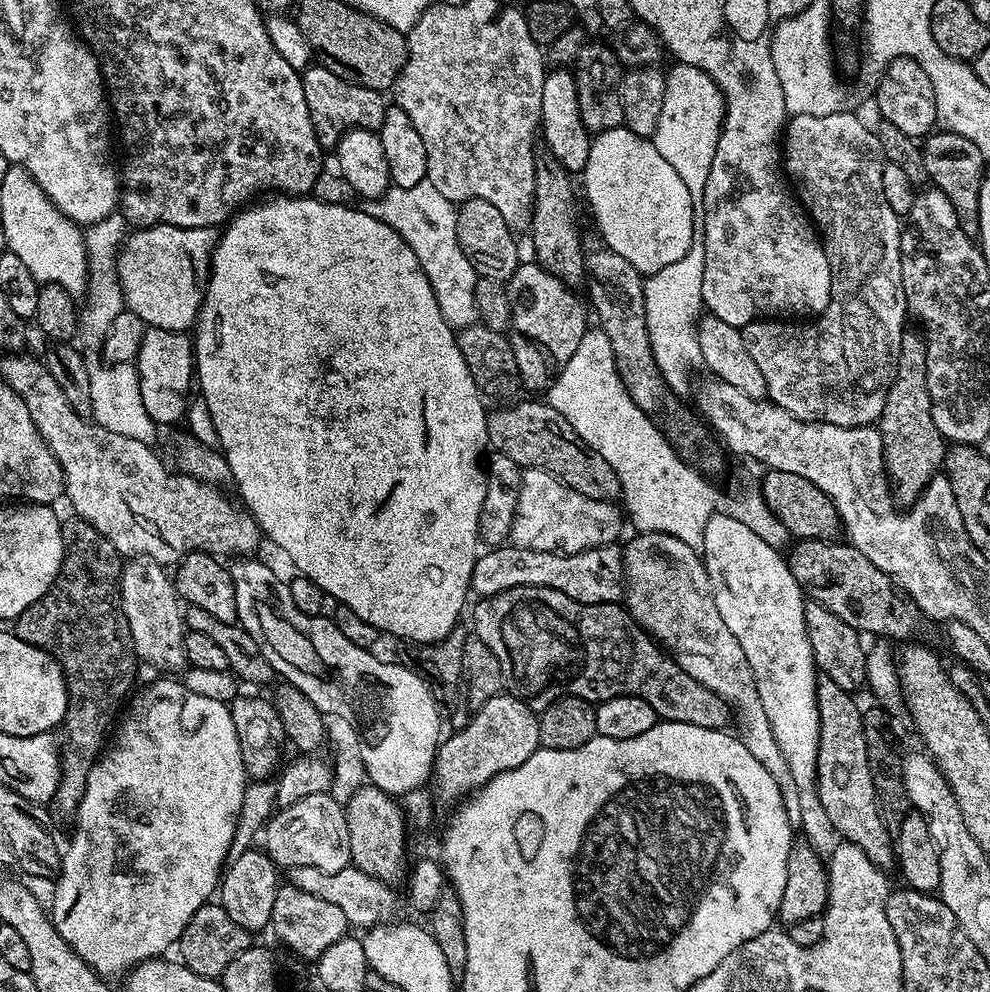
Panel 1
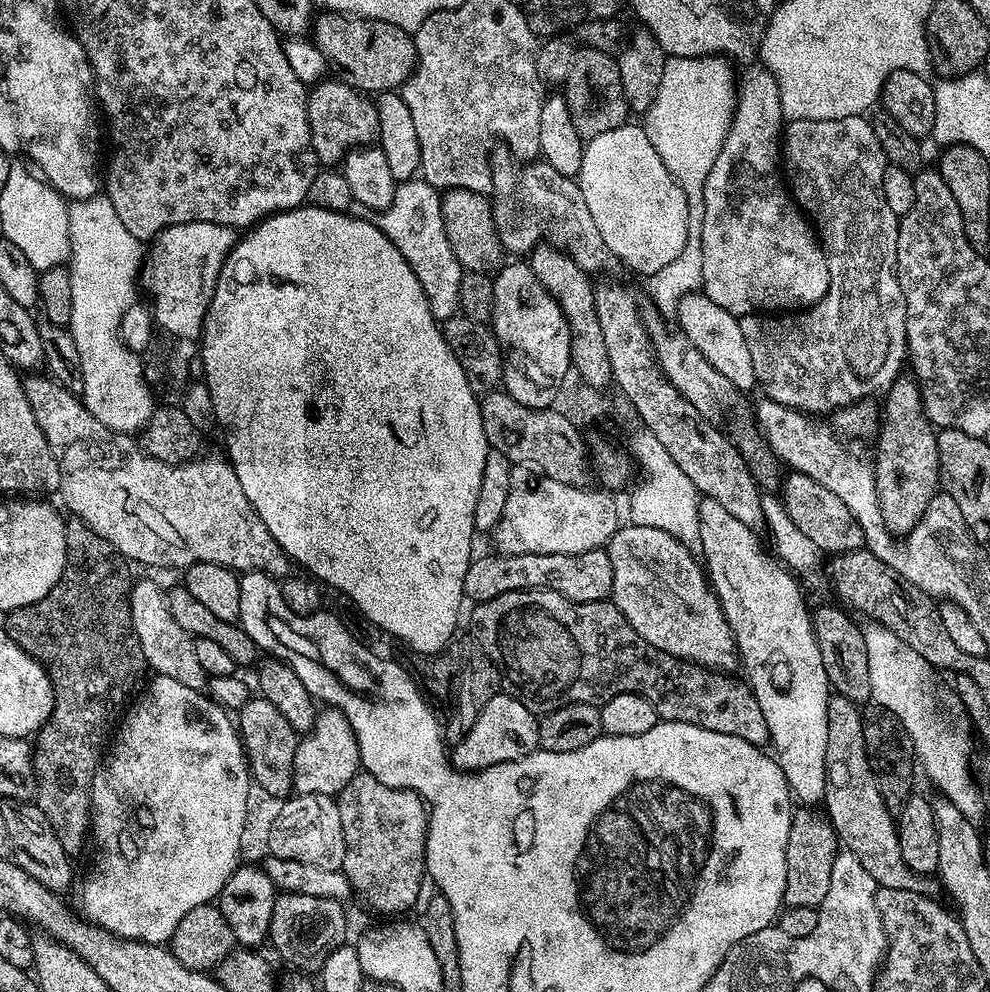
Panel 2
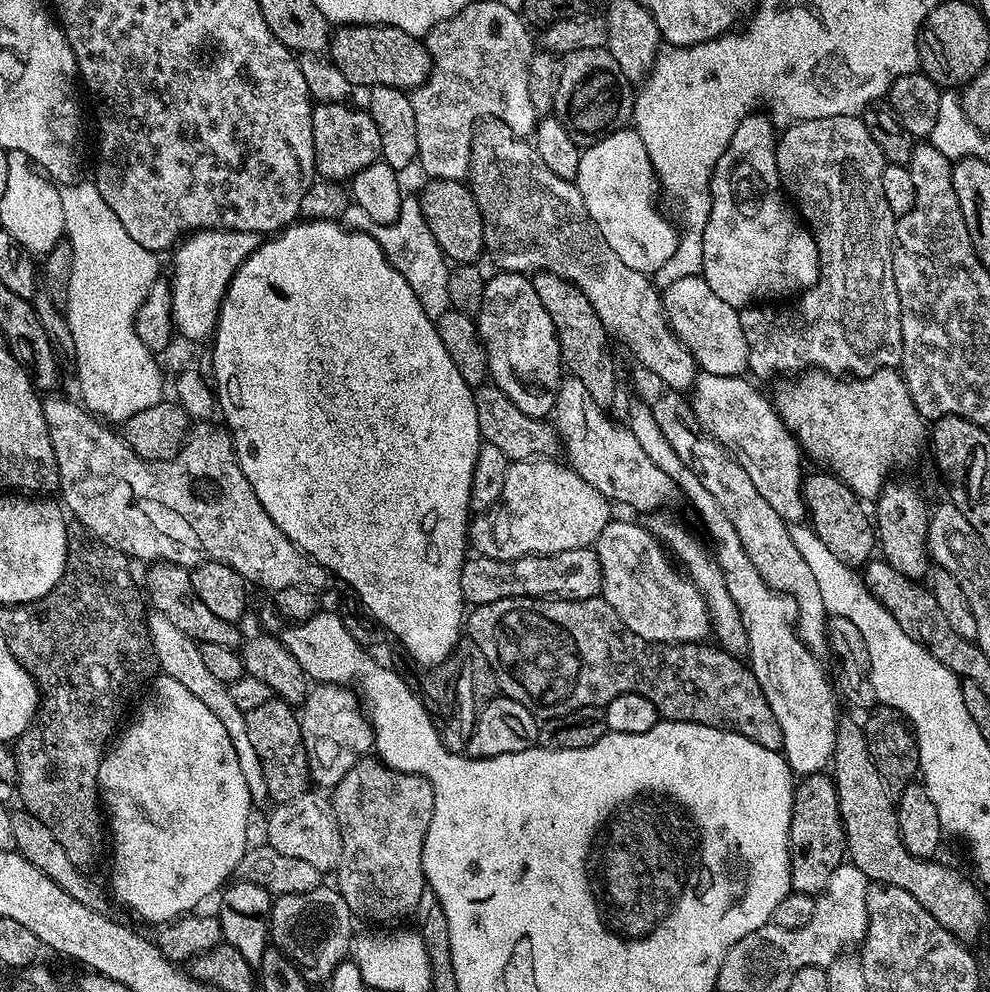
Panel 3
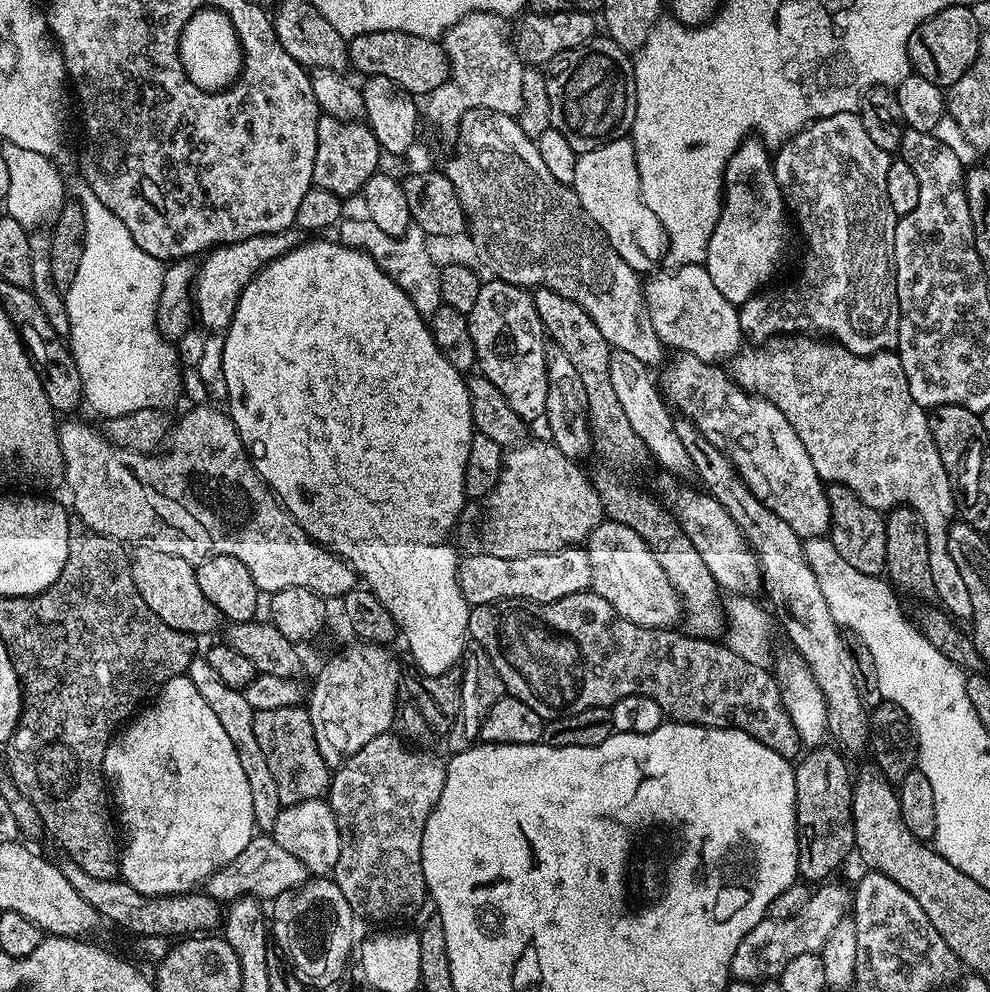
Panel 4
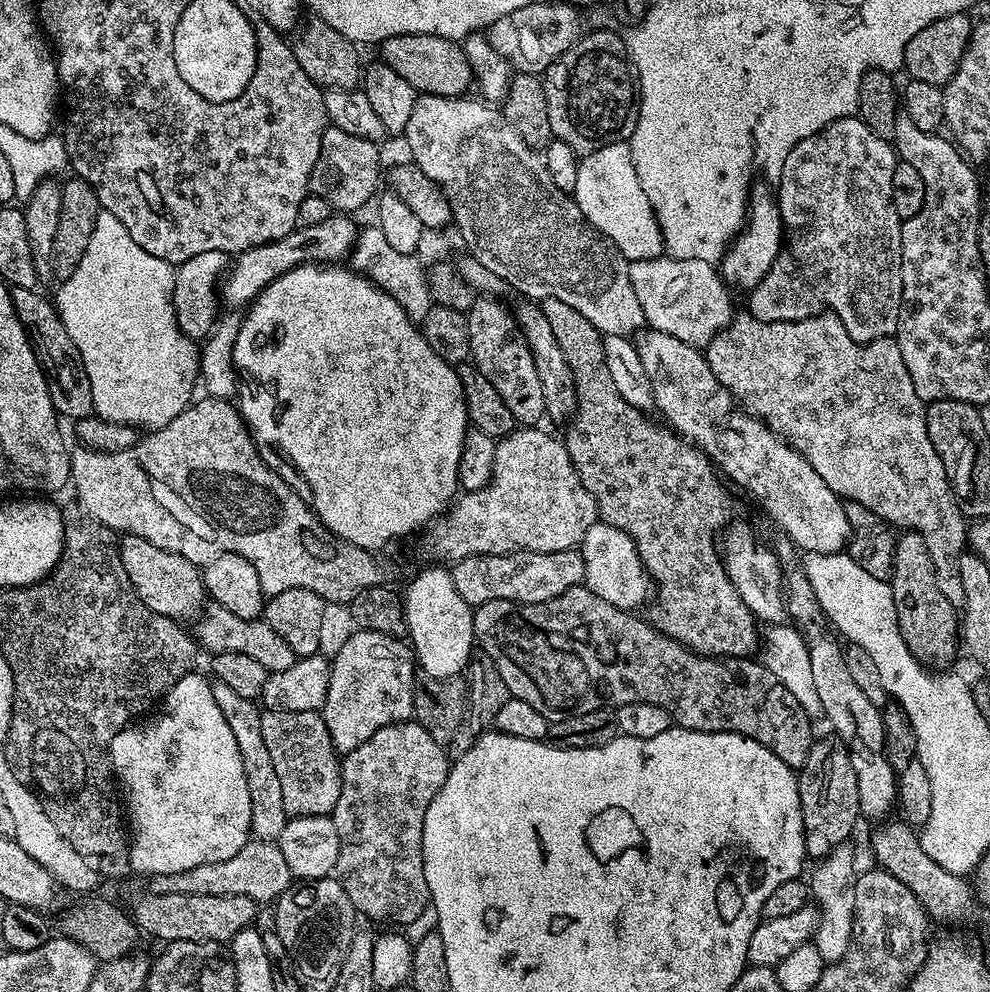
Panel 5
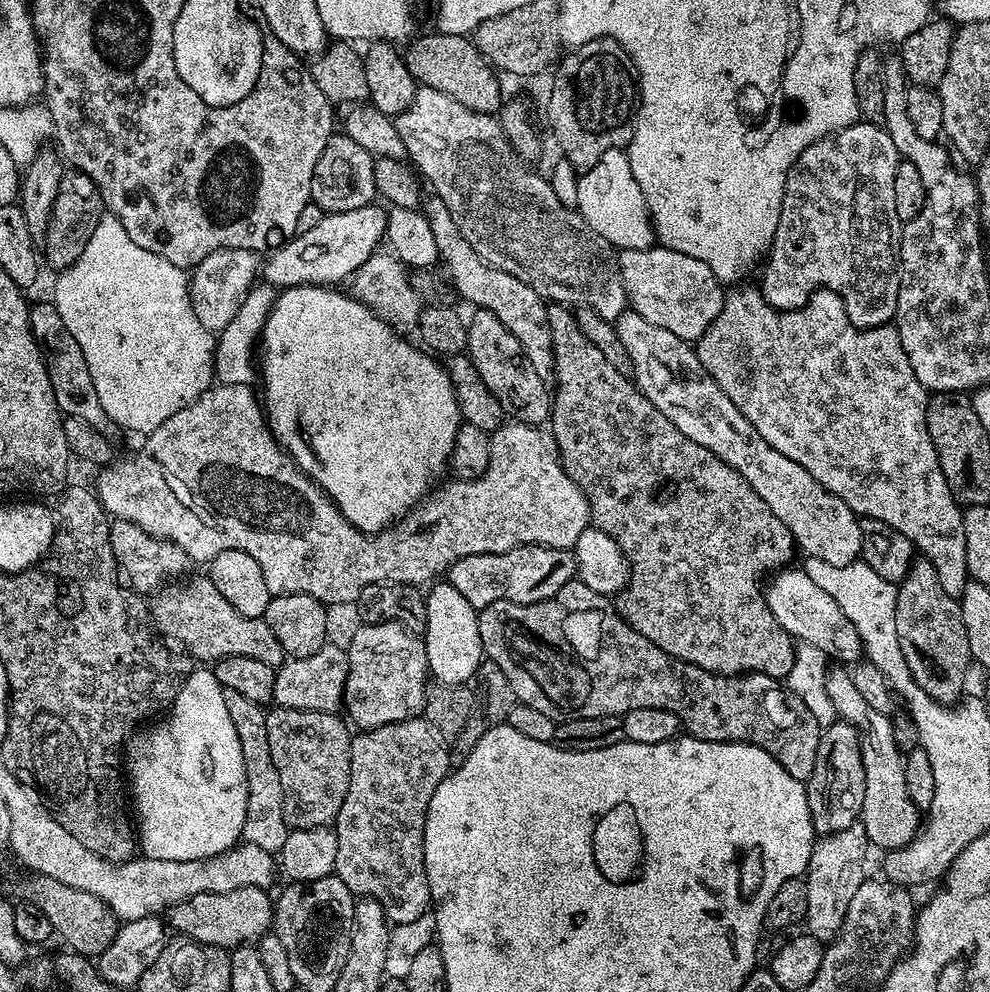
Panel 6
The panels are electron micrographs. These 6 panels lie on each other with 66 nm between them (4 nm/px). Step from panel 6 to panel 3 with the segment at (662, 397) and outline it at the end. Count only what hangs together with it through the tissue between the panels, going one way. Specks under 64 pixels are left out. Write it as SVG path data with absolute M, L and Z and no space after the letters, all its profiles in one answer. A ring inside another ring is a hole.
M701 371L690 389L690 403L696 423L723 448L728 449L736 461L750 474L750 482L758 494L778 510L782 519L800 522L806 509L802 495L802 448L795 435L785 427L773 401L768 400L744 376L719 376Z

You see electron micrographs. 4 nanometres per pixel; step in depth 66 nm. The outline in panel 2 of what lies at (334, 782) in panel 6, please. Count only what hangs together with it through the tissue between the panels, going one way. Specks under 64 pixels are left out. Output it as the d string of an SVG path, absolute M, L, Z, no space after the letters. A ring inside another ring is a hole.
M250 698L238 709L238 731L255 787L257 784L268 796L287 797L293 791L294 754L298 743L298 734L290 726L290 722L282 718L278 706L274 706L269 700Z

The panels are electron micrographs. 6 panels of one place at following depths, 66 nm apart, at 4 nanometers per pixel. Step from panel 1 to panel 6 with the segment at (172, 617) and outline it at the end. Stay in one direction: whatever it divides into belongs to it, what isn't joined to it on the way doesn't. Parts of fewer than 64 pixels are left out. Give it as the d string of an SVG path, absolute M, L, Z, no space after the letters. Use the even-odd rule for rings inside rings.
M224 690L226 710L230 710L230 722L234 722L234 730L238 730L238 742L242 742L242 758L246 766L246 782L248 783L248 801L246 802L246 822L243 839L254 846L262 846L262 850L273 854L279 853L282 842L286 842L289 826L284 818L284 795L282 782L278 778L278 770L274 766L274 758L270 754L270 742L266 742L266 712L261 705L250 702L243 694L235 690Z

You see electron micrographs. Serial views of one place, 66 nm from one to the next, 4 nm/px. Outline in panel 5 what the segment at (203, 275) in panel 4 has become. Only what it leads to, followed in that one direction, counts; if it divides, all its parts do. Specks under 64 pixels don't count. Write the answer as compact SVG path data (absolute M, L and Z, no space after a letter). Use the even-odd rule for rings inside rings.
M333 214L326 218L326 222L318 222L318 226L306 226L305 228L296 227L290 234L286 234L286 238L275 240L274 242L266 242L262 246L254 246L250 250L239 253L235 257L234 263L229 267L226 273L226 279L222 284L222 300L229 304L229 309L240 310L255 300L257 294L263 290L270 282L274 282L274 278L278 278L282 274L286 274L291 268L296 268L300 264L314 264L317 262L340 262L344 255L352 248L352 243L357 243L358 232L356 236L356 228L351 224L349 217L344 214Z

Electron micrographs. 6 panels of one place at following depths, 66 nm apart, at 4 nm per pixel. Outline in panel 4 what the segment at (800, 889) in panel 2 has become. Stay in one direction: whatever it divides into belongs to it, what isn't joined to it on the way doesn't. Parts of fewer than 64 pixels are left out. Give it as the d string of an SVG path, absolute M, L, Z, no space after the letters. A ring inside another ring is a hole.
M815 747L809 751L812 753L808 757L805 755L794 768L796 774L794 778L796 840L798 842L796 870L808 882L827 881L831 877L828 875L838 871L843 866L844 859L848 855L851 857L856 847L852 825L854 776L848 773L848 764L835 752L837 749L828 747Z

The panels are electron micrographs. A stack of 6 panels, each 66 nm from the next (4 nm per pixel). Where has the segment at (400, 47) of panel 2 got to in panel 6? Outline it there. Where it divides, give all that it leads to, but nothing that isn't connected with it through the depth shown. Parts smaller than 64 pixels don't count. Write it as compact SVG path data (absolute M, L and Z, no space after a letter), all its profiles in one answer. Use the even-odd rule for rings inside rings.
M437 31L435 35L417 35L407 45L409 48L403 49L406 70L410 70L417 85L442 90L442 94L450 94L454 102L462 102L462 106L473 108L476 112L499 113L502 105L499 80L501 77L494 71L488 59L478 51L475 43L467 35L441 31Z

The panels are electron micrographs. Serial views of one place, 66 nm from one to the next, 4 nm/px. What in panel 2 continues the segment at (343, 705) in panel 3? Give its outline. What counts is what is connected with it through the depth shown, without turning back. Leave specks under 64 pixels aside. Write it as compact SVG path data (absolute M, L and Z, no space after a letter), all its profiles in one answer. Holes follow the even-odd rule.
M325 707L319 713L310 732L299 737L294 754L292 787L295 795L322 794L333 798L361 771L360 751L350 722L338 708Z

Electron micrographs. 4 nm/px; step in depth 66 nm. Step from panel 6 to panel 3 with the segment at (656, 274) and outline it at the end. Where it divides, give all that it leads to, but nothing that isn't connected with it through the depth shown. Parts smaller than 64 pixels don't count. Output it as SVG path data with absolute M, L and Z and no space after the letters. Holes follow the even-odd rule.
M703 275L678 278L678 282L667 285L663 289L664 315L668 317L668 325L674 330L674 334L681 340L696 360L697 365L703 371L719 376L744 376L748 372L748 347L746 338L742 334L742 322L740 313L730 302L722 302L710 286L706 286Z

